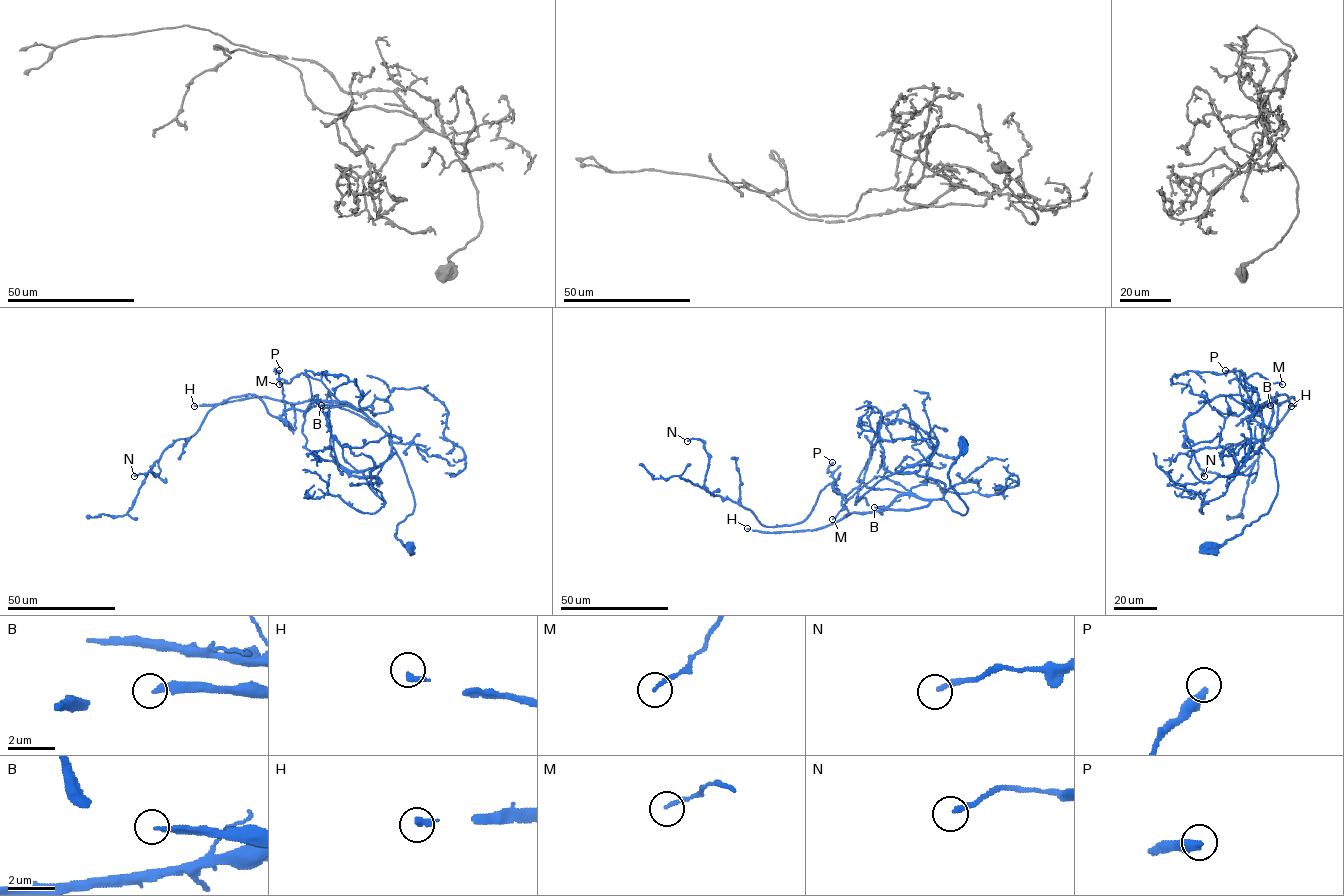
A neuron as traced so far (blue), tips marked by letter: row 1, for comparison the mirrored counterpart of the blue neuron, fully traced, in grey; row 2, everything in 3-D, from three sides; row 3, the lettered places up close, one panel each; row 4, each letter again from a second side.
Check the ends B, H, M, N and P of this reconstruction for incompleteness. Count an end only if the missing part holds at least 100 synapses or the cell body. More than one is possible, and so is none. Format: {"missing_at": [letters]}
{"missing_at": ["H"]}

